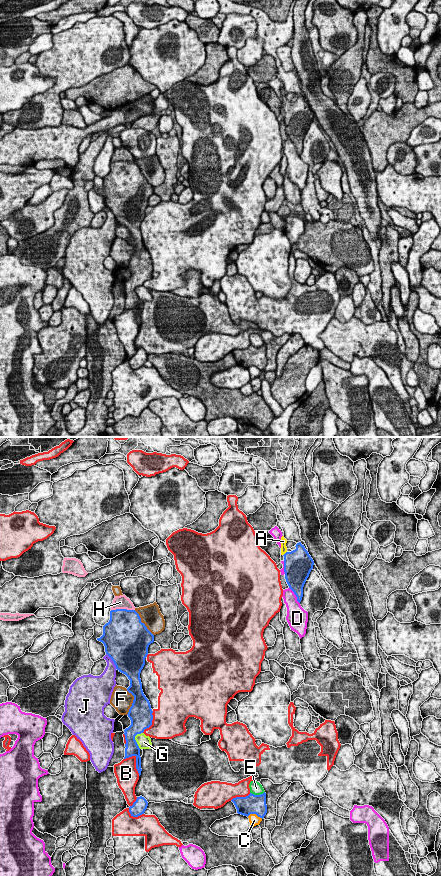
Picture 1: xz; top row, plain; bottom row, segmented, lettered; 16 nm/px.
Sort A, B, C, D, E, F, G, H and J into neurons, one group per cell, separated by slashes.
A / B / C F / D / E / G / H / J

